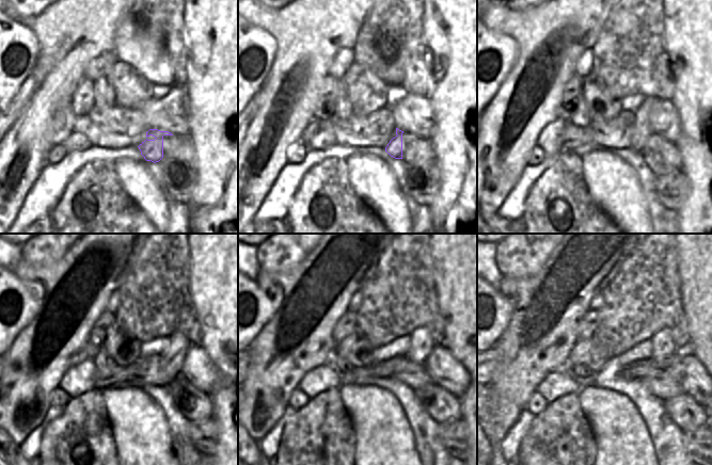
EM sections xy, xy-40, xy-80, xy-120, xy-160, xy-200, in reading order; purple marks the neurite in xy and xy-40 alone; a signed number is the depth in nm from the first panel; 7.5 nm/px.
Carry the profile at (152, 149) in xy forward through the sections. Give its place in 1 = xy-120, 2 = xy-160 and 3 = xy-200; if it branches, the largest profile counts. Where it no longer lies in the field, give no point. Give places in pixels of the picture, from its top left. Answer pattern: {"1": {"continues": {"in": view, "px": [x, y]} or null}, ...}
{"1": {"continues": {"in": "xy-120", "px": [173, 357]}}, "2": {"continues": {"in": "xy-160", "px": [422, 342]}}, "3": {"continues": {"in": "xy-200", "px": [663, 345]}}}

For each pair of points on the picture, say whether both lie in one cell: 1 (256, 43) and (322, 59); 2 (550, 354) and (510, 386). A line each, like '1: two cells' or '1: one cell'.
1: two cells
2: one cell

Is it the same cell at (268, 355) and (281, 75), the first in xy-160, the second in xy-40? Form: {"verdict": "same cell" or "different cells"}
{"verdict": "same cell"}

